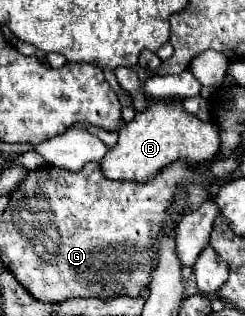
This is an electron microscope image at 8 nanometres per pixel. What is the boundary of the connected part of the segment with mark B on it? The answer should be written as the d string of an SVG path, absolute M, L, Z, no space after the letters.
M156 101L150 109L136 113L130 123L120 127L118 143L108 149L104 161L100 161L100 169L108 179L128 179L128 181L148 181L162 167L186 157L188 161L208 161L218 153L220 135L218 127L212 121L200 121L198 117L186 113L180 101L164 103Z

